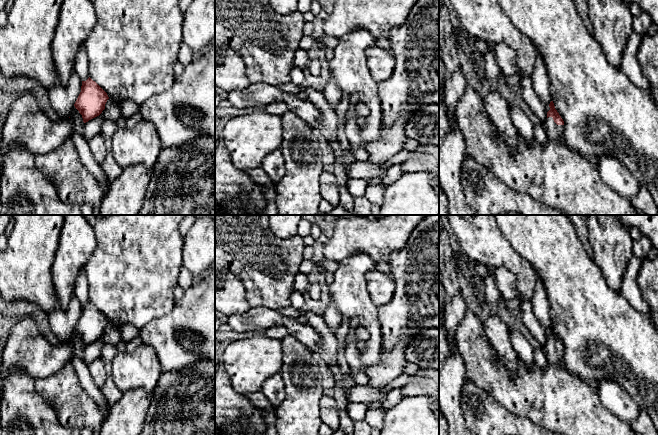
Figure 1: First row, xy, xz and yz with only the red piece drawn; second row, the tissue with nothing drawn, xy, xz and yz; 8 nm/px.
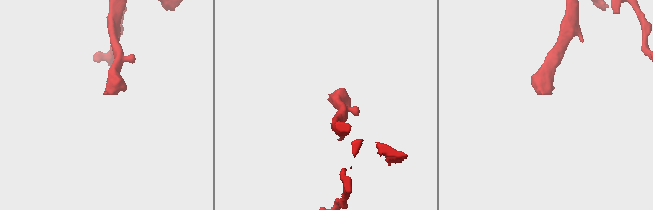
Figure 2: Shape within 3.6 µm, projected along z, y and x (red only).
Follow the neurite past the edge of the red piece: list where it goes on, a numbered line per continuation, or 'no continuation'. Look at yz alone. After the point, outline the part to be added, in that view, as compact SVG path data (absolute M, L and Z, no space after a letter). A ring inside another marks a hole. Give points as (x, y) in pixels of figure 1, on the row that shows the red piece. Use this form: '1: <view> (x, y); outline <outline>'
1: yz (554, 132); outline M548 117L545 121L545 132L548 140L554 142L563 141L564 126L557 125L552 117Z

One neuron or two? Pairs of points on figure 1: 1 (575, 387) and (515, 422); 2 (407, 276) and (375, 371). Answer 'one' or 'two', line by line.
1: two
2: one

